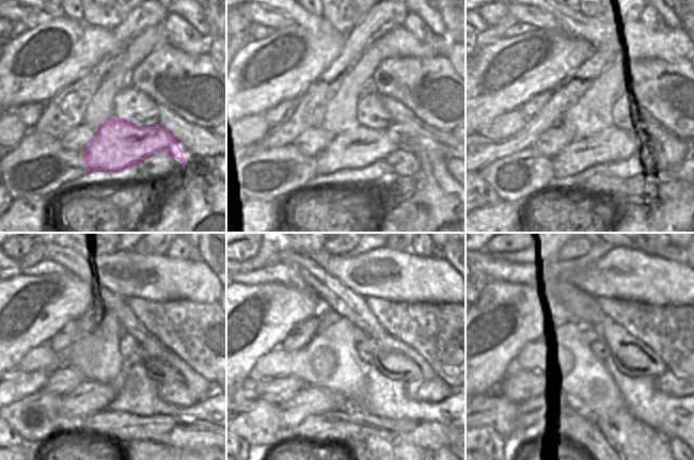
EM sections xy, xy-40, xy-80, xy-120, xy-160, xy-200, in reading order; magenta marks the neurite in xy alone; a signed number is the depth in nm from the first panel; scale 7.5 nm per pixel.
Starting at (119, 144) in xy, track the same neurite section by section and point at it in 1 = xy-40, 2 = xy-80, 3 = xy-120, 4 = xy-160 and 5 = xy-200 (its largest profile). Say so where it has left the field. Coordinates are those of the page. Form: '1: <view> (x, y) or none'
1: xy-40 (357, 148)
2: xy-80 (610, 144)
3: xy-120 (90, 397)
4: xy-160 (313, 400)
5: xy-200 (530, 412)

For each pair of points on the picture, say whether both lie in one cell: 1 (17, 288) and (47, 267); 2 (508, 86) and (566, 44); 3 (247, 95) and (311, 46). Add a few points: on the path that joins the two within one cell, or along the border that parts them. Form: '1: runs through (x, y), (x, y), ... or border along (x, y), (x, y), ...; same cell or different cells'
1: border along (59, 273), (15, 275), (11, 279); different cells
2: runs through (522, 77), (552, 53); same cell
3: runs through (265, 83), (282, 76), (299, 64); same cell

